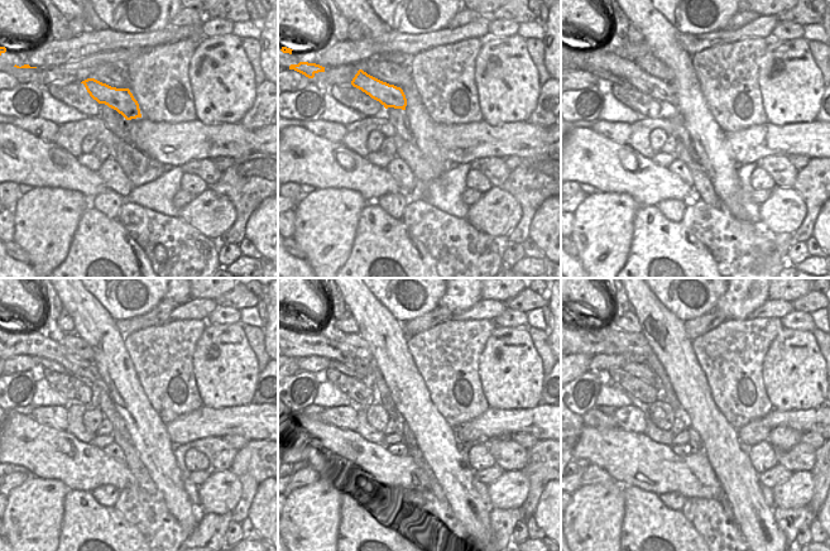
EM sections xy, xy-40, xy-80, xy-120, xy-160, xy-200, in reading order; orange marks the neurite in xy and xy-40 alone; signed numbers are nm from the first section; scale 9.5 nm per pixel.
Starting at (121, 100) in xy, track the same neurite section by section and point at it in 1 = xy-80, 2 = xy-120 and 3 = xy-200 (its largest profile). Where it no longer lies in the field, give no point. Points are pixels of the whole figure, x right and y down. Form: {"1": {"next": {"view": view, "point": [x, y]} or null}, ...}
{"1": {"next": {"view": "xy-80", "point": [596, 60]}}, "2": {"next": {"view": "xy-120", "point": [37, 343]}}, "3": {"next": {"view": "xy-200", "point": [586, 344]}}}

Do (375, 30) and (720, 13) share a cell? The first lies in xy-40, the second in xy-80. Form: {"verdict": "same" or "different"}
{"verdict": "different"}

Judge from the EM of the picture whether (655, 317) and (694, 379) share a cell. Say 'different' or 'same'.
same

